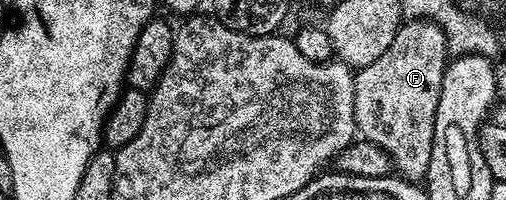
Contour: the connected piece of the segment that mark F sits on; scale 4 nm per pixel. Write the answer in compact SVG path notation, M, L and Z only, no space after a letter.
M411 19L399 26L385 55L355 73L353 109L358 132L362 140L388 153L394 172L405 181L422 182L429 171L434 120L448 62L442 27L426 19Z

